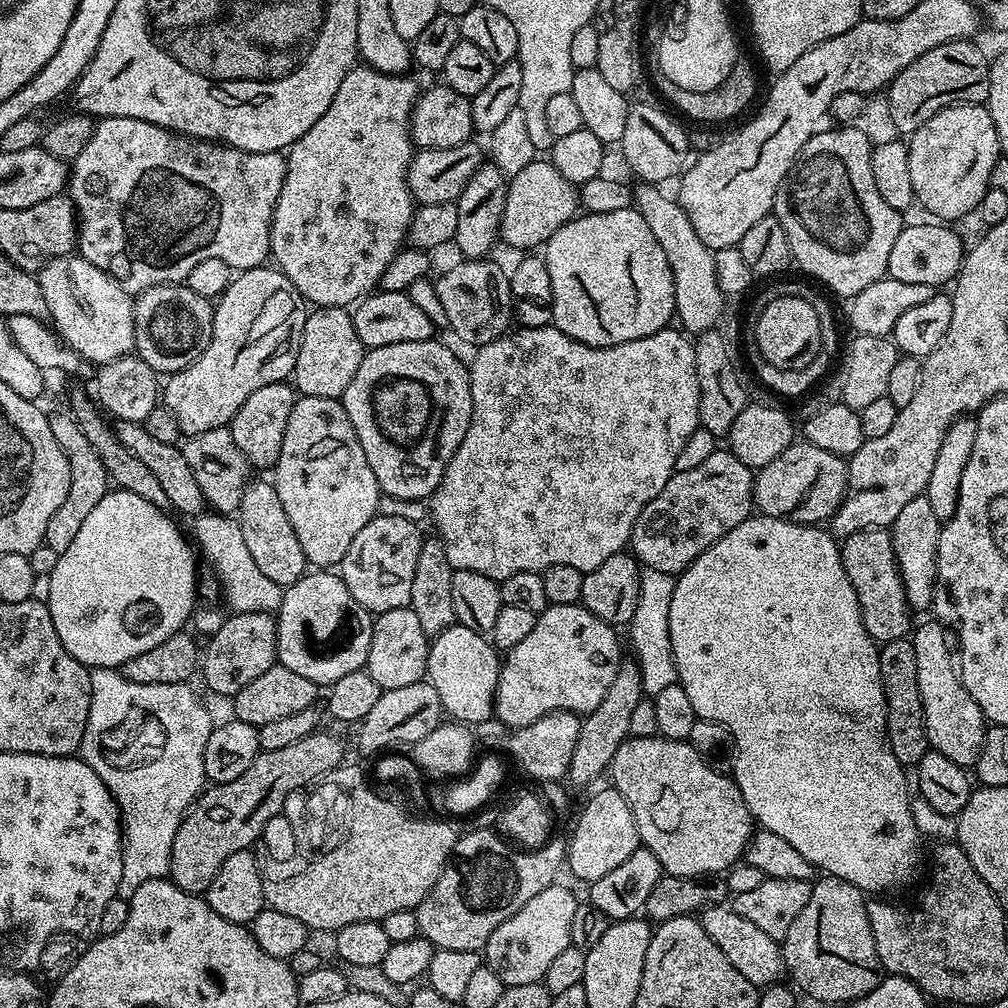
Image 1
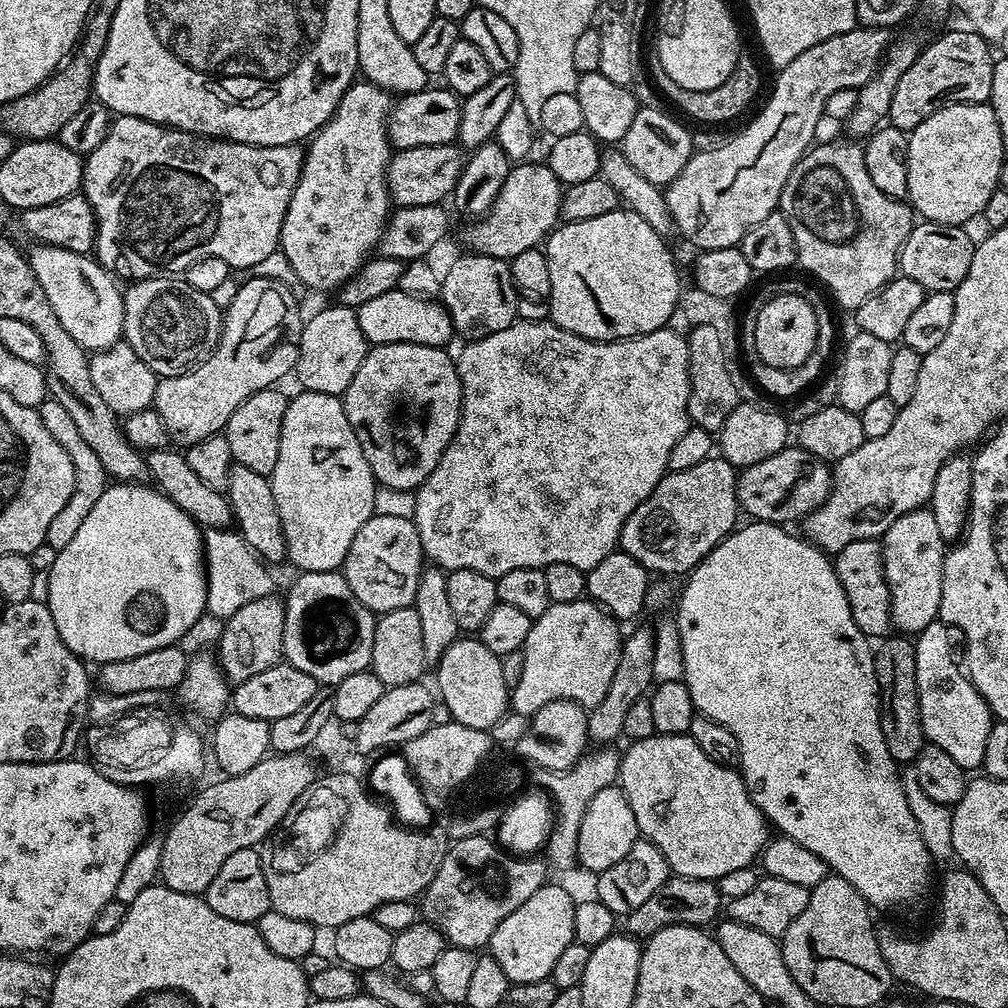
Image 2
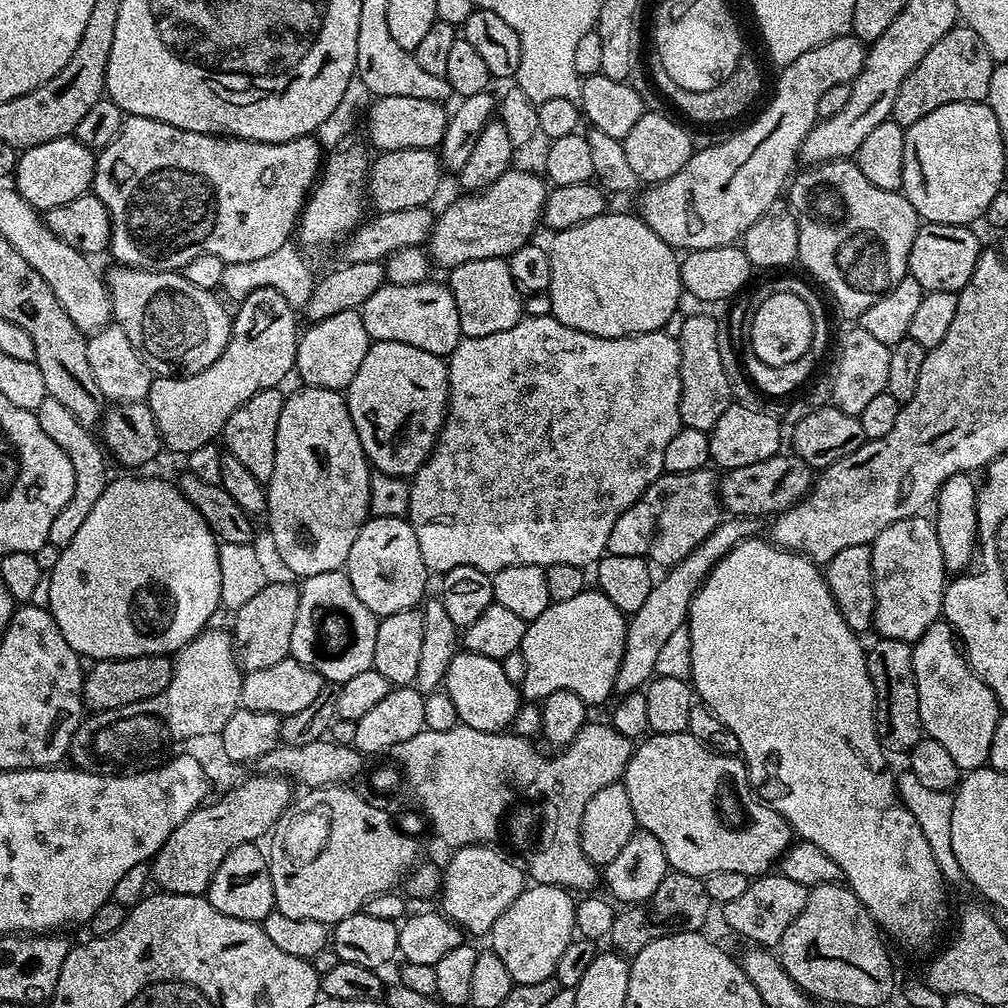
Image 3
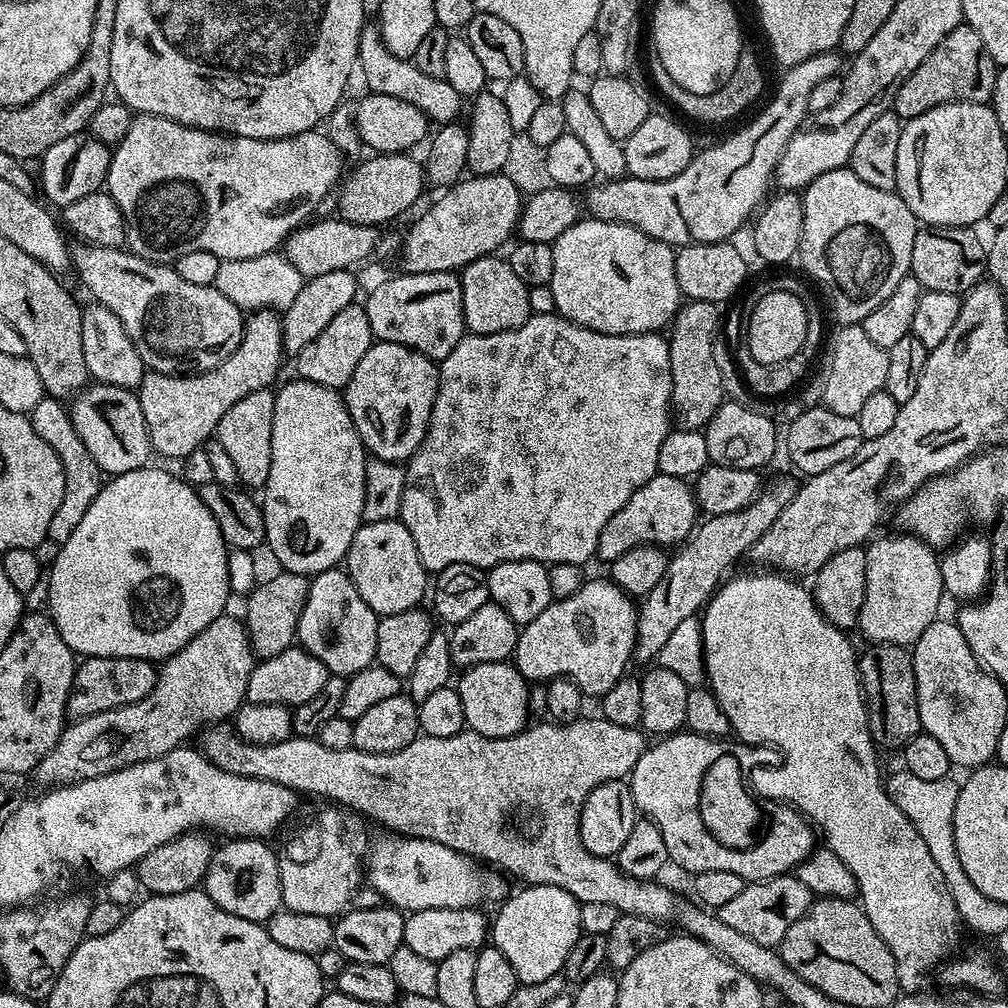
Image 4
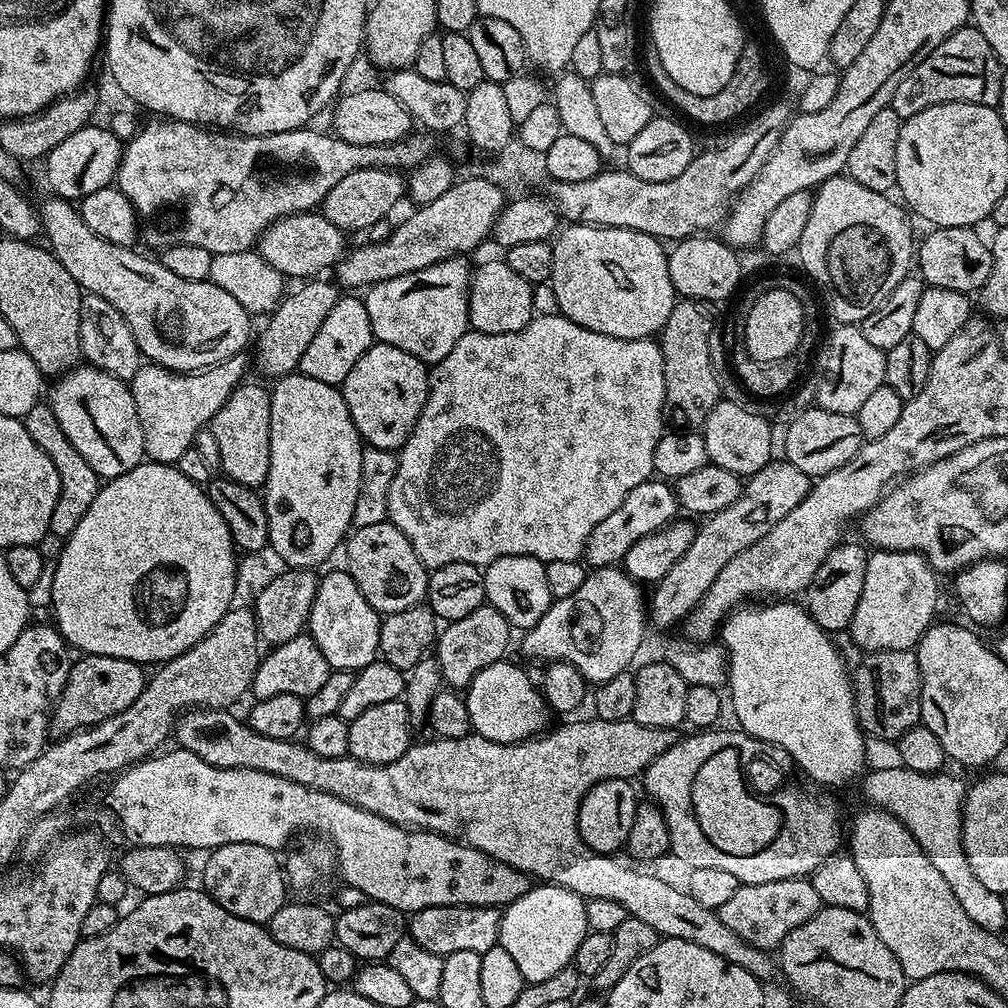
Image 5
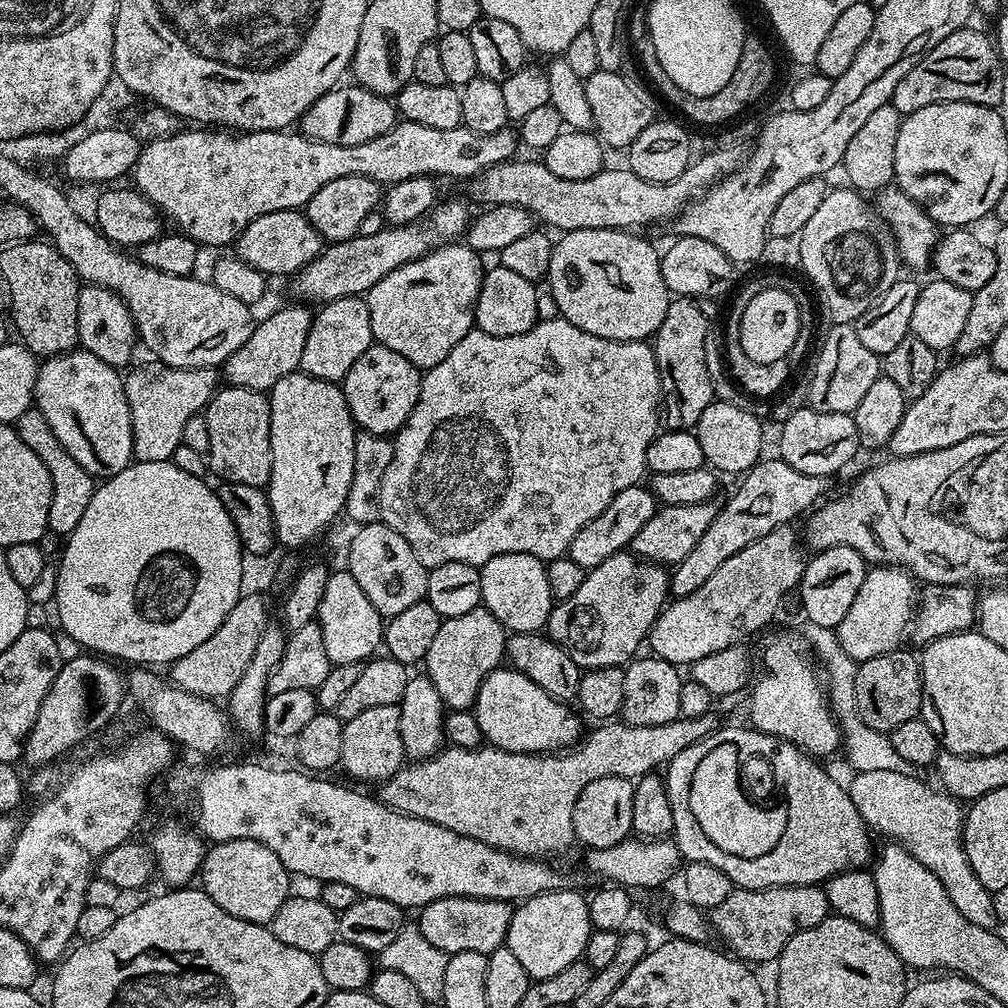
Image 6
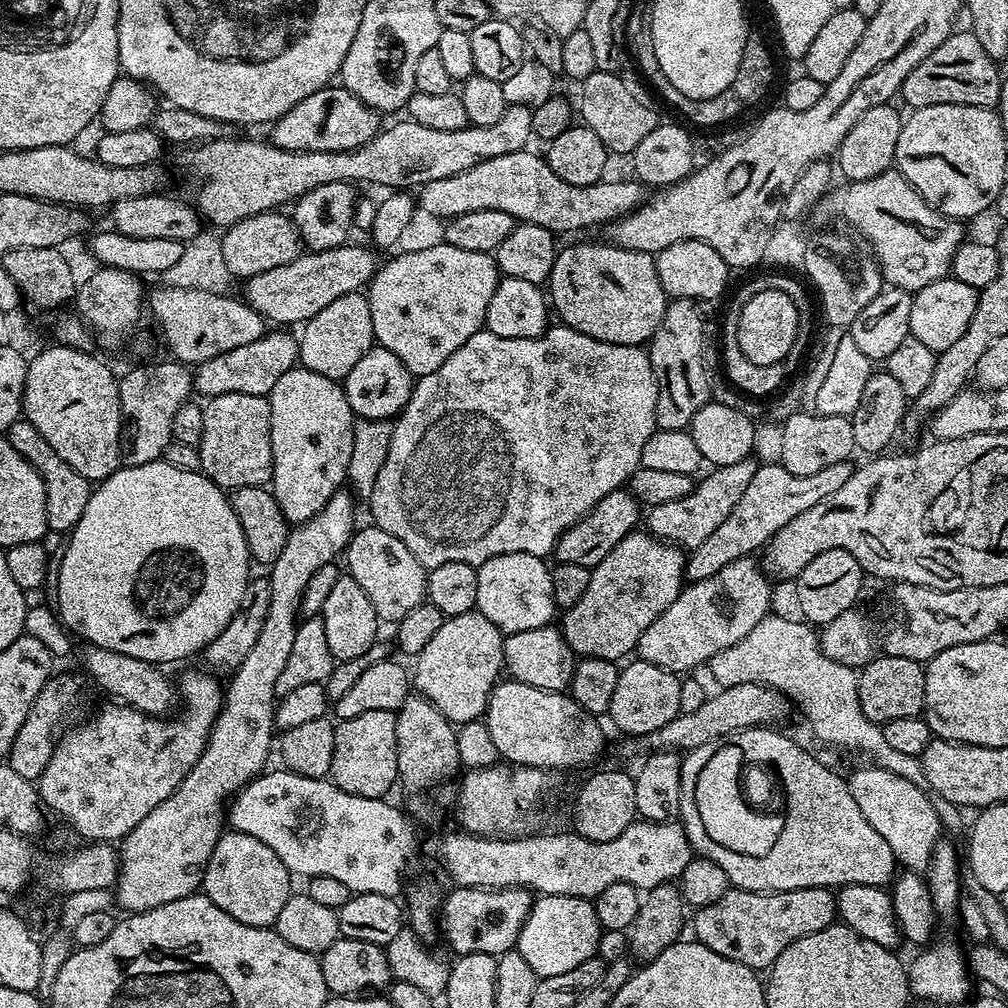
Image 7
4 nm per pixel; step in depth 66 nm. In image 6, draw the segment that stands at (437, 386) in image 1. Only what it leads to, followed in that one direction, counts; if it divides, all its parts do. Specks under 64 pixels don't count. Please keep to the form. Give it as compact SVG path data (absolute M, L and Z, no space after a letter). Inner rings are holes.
M373 342L350 366L350 374L342 381L344 397L357 429L384 437L395 437L410 418L420 393L421 369L415 368L402 354L394 354L386 346Z

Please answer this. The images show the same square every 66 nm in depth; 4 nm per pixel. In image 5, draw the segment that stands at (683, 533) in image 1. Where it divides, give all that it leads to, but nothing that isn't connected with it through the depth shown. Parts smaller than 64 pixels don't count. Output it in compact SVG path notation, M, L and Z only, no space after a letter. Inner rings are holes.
M660 478L642 482L642 486L634 486L634 490L626 494L622 506L618 506L614 514L610 514L602 522L598 522L594 530L590 530L590 538L584 547L583 563L592 570L619 565L624 559L626 550L630 550L630 546L634 546L638 538L646 538L646 534L662 530L677 519L677 516L676 494L671 483Z

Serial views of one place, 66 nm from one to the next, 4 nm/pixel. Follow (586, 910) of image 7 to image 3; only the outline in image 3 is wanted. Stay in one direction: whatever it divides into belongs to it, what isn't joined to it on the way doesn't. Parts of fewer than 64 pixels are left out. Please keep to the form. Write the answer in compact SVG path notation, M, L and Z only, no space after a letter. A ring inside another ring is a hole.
M533 883L525 887L523 894L500 915L498 922L494 922L490 933L492 939L490 950L498 954L506 970L510 970L513 985L542 982L555 977L558 958L562 958L566 946L570 946L570 942L576 935L576 900L573 893L569 889L556 888L552 884Z

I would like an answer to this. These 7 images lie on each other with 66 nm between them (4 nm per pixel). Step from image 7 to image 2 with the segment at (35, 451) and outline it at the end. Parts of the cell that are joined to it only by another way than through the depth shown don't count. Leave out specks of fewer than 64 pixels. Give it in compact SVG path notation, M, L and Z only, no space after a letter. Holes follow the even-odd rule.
M46 398L41 402L38 411L42 418L42 426L46 426L46 430L50 430L50 434L54 437L54 442L58 442L58 446L62 446L66 454L70 454L70 463L74 466L74 494L70 494L70 502L66 502L66 506L62 506L60 513L50 522L44 539L45 544L59 550L73 540L74 534L78 534L82 522L86 522L90 510L94 510L94 505L98 503L98 498L102 498L102 494L109 488L110 477L102 466L102 461L98 459L98 454L94 454L94 449L83 440L82 433L70 419L70 414L63 408L62 402Z

